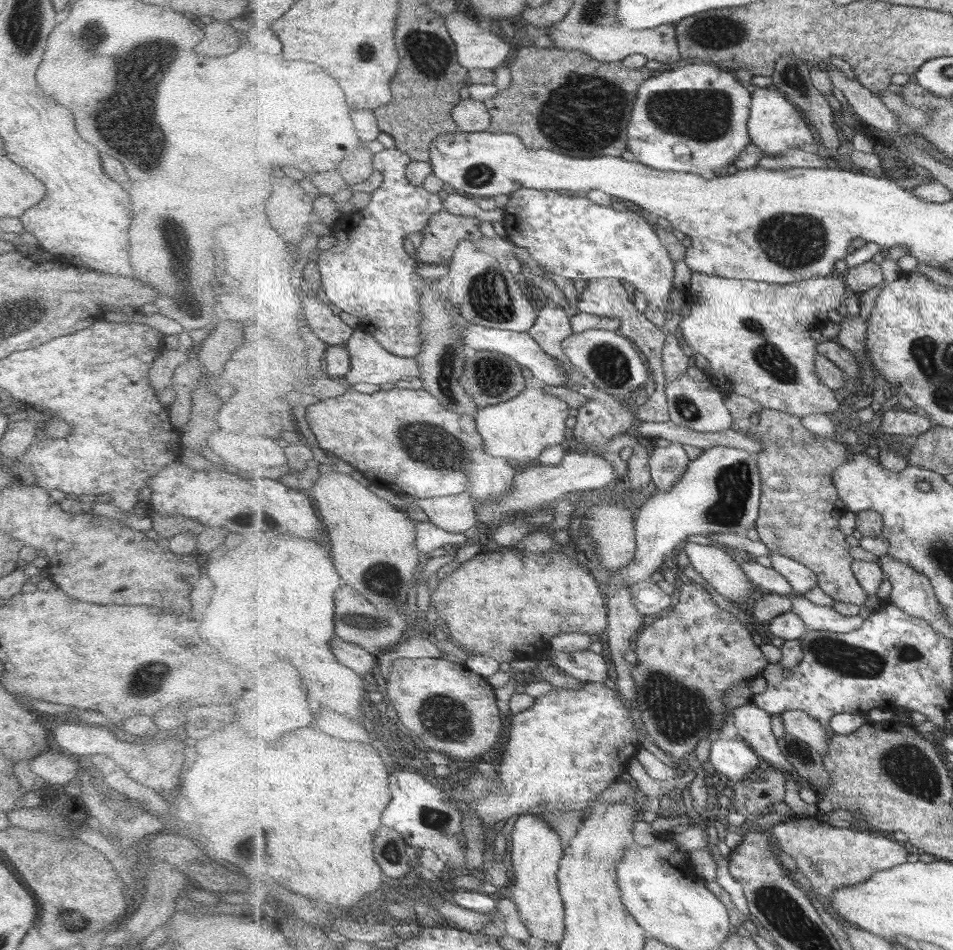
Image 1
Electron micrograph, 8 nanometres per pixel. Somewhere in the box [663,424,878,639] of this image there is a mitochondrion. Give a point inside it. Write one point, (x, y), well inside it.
(734, 483)

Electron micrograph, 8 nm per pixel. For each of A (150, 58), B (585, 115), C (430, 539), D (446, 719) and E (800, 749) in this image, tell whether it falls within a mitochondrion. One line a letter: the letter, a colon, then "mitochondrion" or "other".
A: mitochondrion
B: mitochondrion
C: other
D: mitochondrion
E: mitochondrion

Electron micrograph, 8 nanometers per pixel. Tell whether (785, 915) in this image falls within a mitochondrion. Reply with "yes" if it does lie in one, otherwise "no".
yes

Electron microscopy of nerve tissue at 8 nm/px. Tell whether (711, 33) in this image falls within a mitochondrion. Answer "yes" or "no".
yes

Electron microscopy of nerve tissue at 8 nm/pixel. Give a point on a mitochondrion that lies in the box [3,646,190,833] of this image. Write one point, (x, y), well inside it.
(147, 676)

